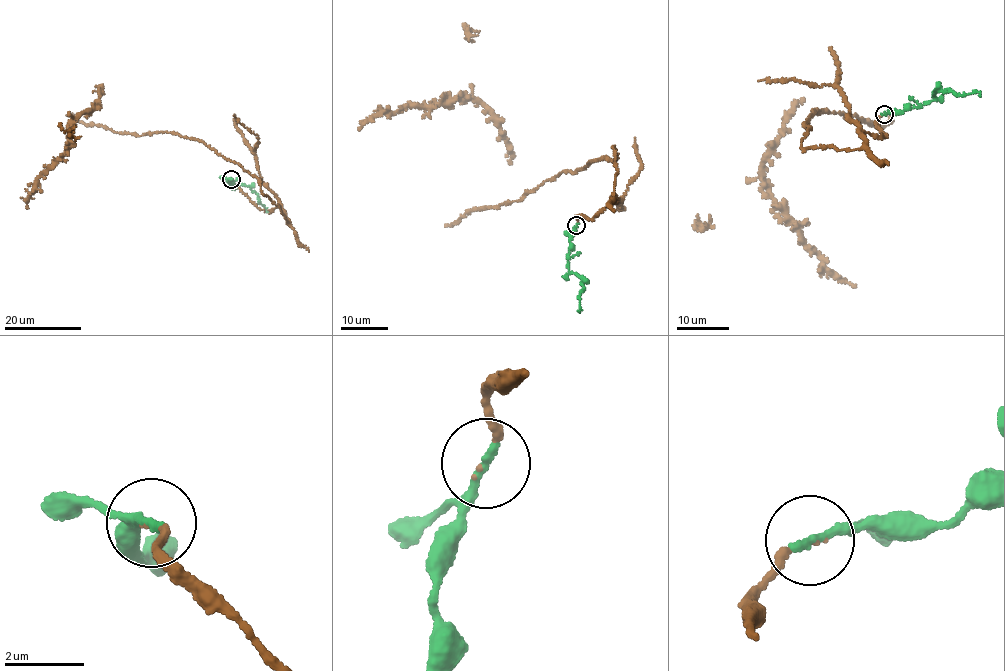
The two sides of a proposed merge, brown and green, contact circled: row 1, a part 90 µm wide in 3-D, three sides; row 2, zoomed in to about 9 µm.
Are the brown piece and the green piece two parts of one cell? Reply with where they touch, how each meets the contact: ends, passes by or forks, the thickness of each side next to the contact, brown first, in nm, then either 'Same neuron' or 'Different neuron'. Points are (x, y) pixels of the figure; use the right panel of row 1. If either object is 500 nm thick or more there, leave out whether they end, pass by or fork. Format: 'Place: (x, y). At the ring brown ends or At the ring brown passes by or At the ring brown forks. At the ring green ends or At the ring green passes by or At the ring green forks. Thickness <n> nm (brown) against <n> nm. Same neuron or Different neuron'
Place: (884, 114). At the ring brown ends. At the ring green ends. Thickness 80 nm (brown) against 240 nm. Same neuron

